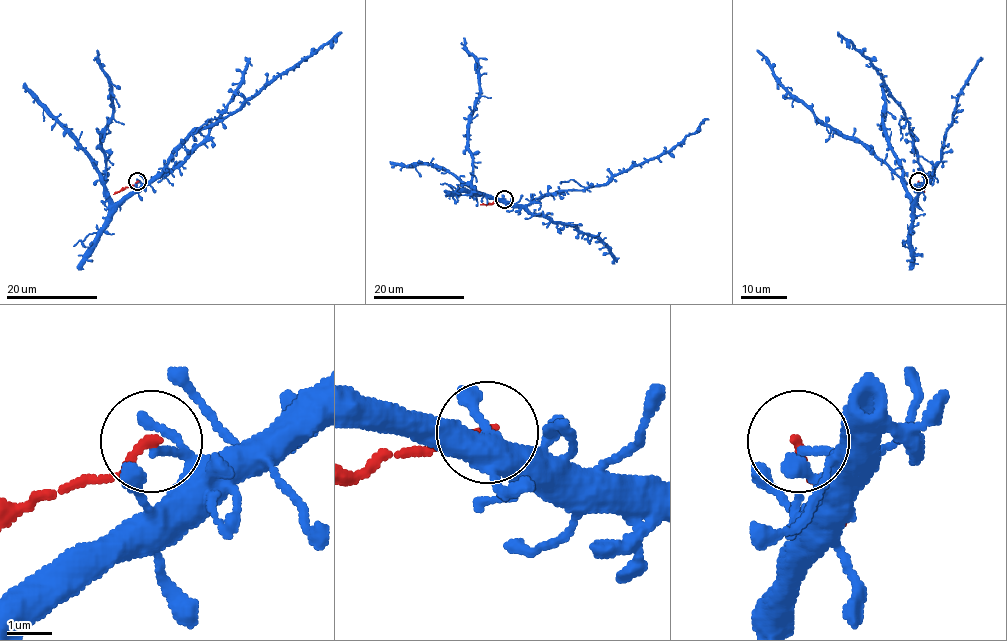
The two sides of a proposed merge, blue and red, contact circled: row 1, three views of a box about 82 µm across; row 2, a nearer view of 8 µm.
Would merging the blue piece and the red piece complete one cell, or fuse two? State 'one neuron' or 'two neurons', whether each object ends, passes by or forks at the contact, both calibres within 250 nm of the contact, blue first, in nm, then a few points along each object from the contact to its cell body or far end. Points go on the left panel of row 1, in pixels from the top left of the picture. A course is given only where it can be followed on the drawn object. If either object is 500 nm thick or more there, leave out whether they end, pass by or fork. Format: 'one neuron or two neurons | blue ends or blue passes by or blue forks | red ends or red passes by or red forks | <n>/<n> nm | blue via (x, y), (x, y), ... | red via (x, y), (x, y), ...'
two neurons | blue ends | red ends | 160/200 nm | blue via (138, 182), (151, 182), (191, 135), (217, 124), (238, 110), (341, 32) | red via (138, 182), (114, 194)

